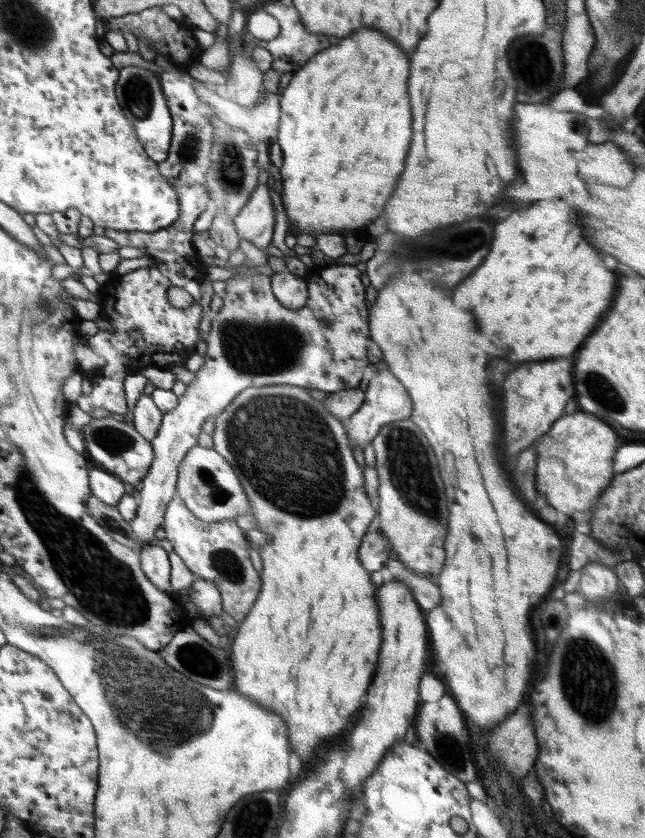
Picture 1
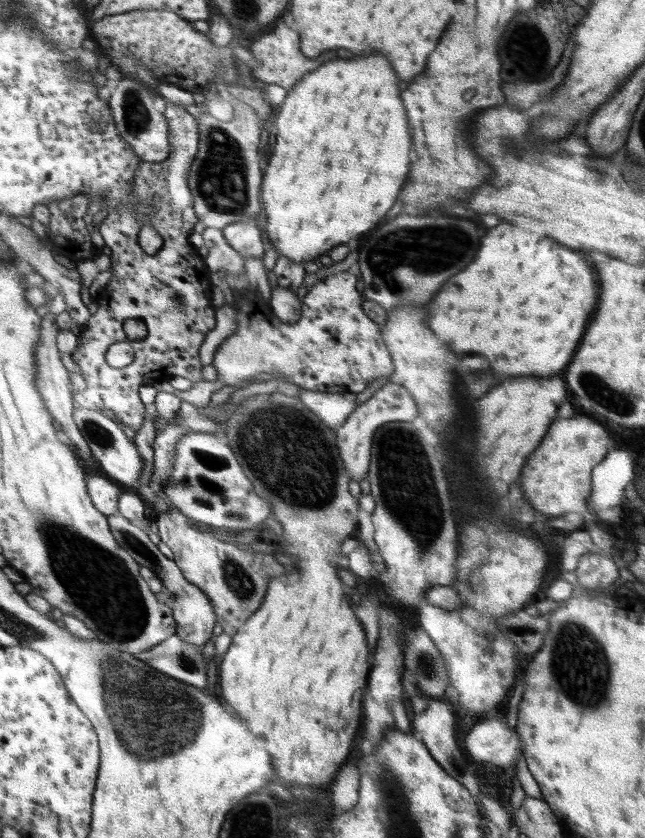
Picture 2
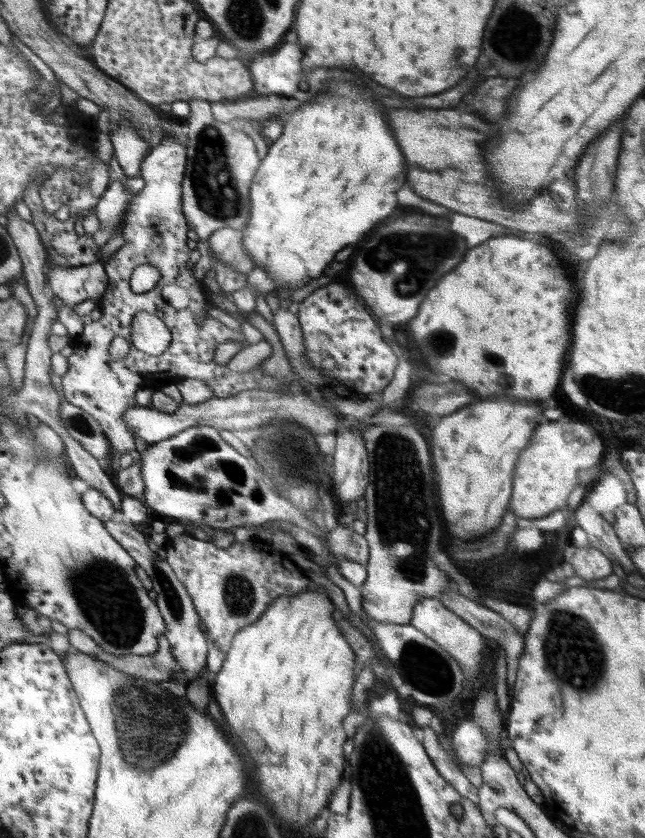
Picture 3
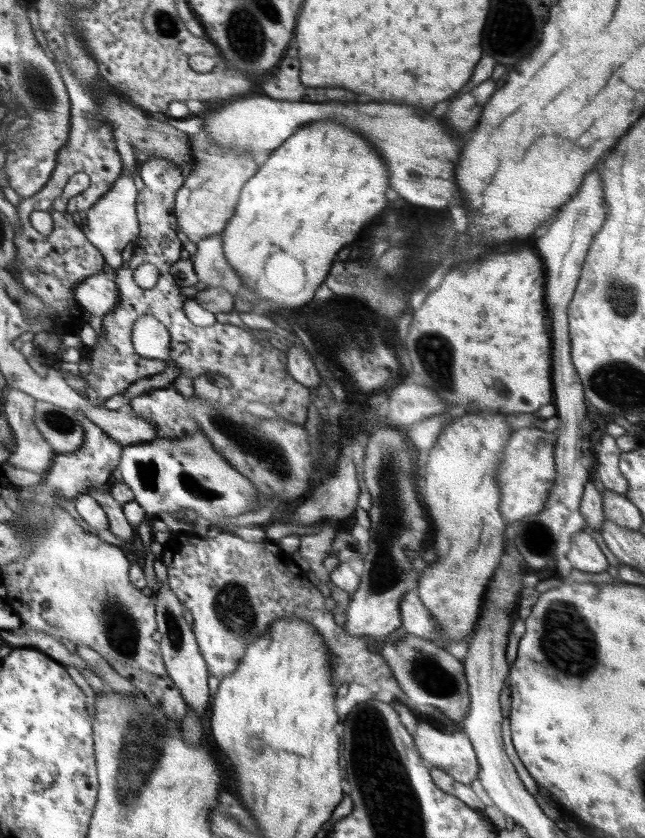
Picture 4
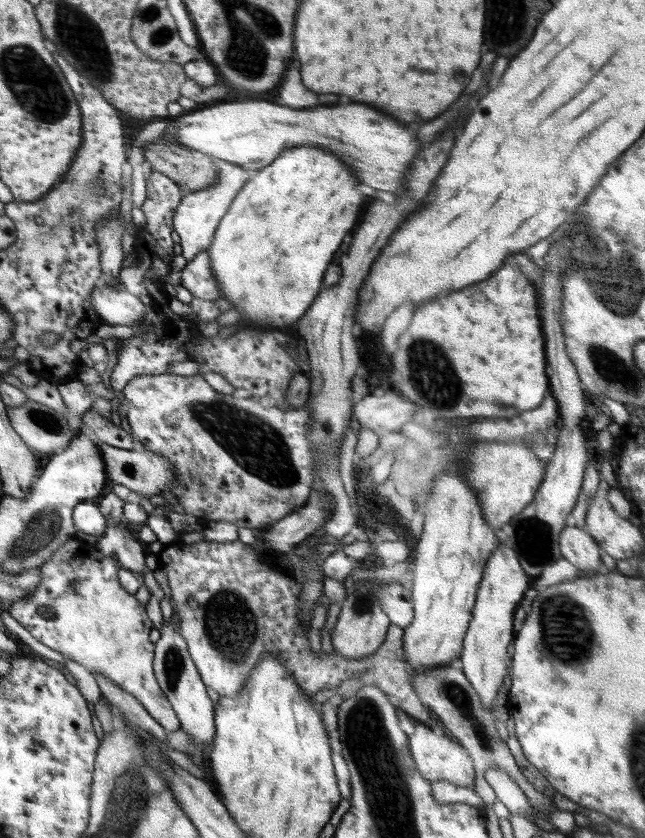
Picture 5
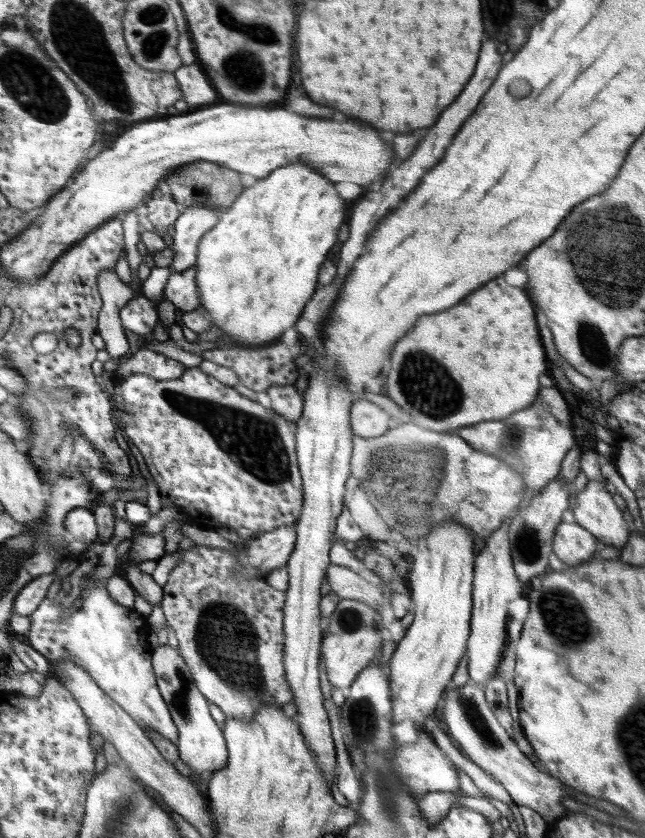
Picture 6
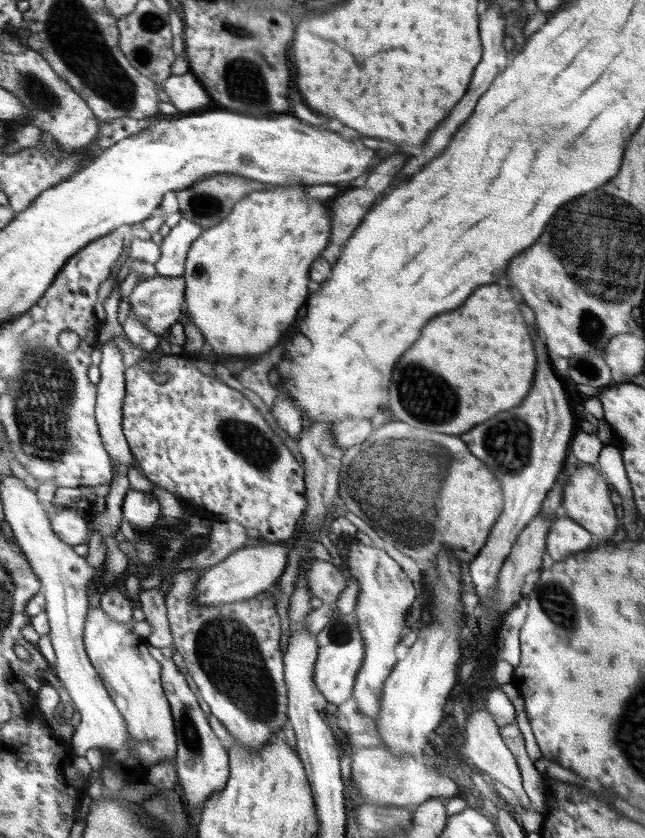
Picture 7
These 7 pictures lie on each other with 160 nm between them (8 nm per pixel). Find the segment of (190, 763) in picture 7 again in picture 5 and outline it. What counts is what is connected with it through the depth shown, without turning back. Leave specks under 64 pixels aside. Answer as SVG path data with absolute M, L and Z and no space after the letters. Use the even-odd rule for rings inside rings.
M172 618L165 622L166 626L160 631L161 637L156 642L154 672L157 676L158 685L162 688L162 693L168 698L170 705L173 706L174 713L181 720L181 728L192 737L196 749L204 751L206 745L212 744L212 741L214 741L215 705L207 694L206 685L202 682L197 665L194 664L189 655L185 637L180 632L176 632Z

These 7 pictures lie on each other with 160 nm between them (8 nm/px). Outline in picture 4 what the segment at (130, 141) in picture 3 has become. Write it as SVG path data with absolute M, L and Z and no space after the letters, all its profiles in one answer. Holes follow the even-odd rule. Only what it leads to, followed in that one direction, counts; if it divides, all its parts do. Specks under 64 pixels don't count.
M130 173L126 176L119 176L106 195L103 195L102 199L98 200L97 204L83 216L87 224L85 234L90 242L104 253L109 271L120 269L125 265L122 252L127 244L138 238L137 199L139 192L134 185L133 176L134 174L130 175Z

